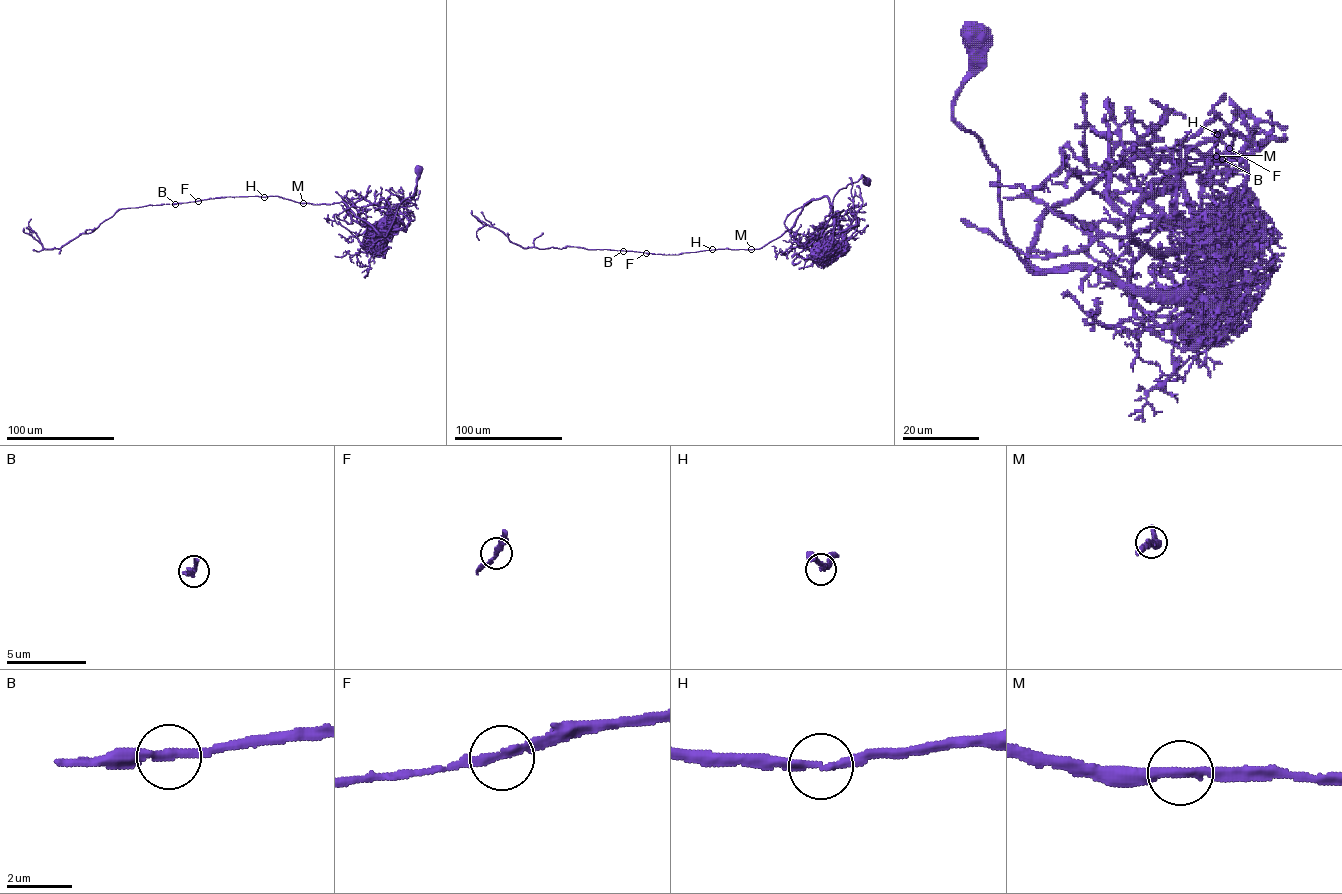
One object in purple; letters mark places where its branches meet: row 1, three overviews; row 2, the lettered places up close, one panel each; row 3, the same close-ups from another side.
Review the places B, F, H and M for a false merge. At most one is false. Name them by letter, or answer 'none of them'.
none of them

